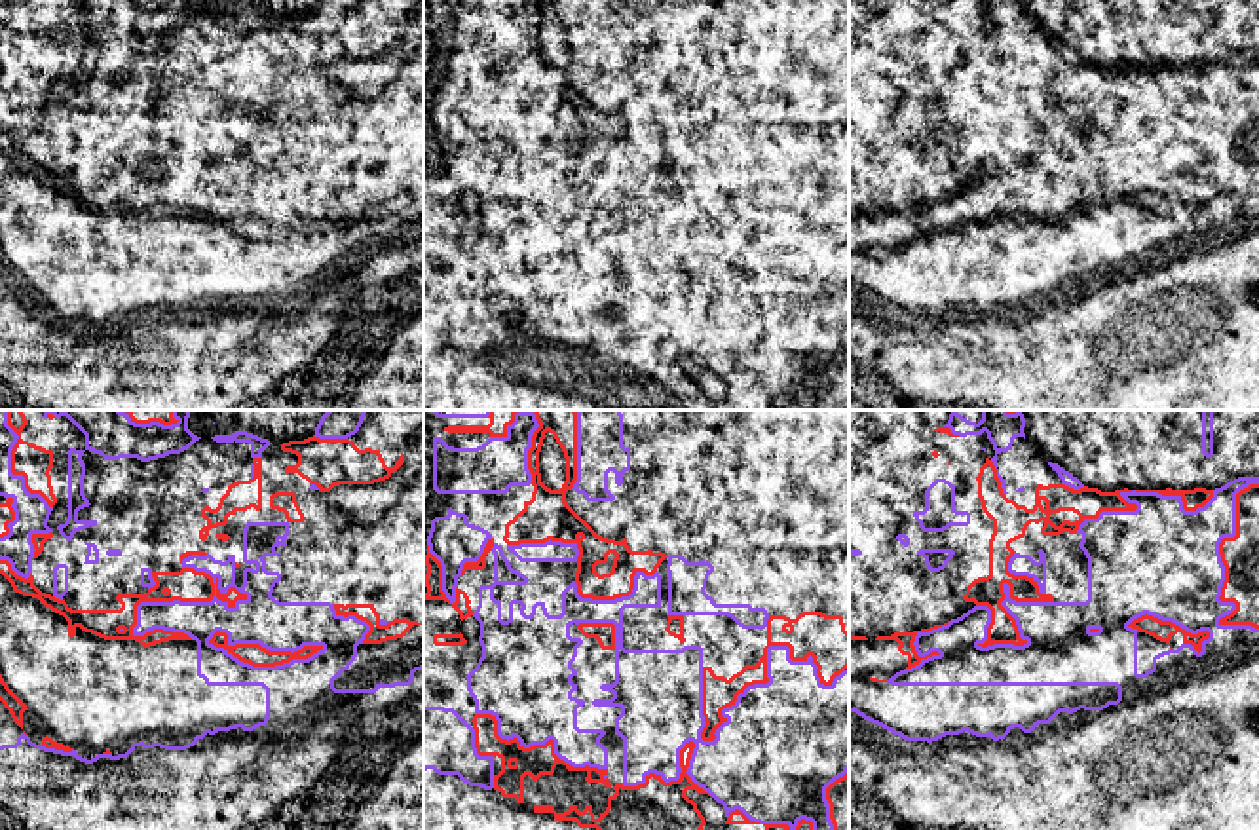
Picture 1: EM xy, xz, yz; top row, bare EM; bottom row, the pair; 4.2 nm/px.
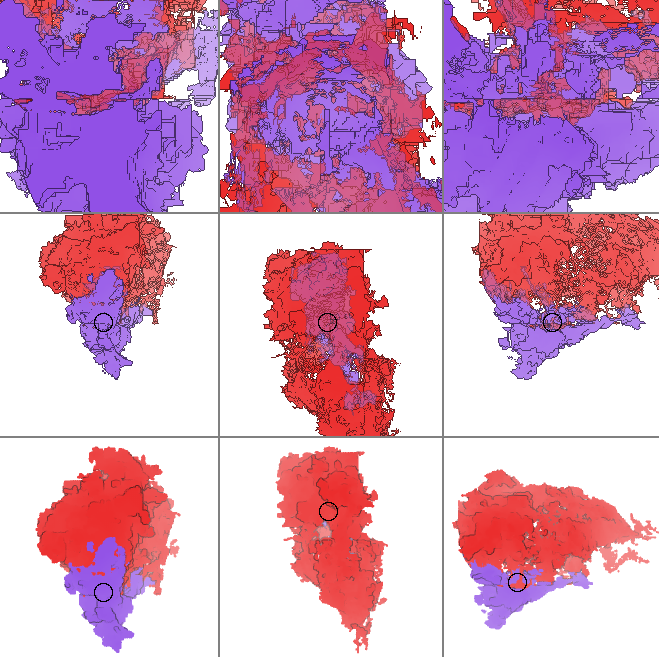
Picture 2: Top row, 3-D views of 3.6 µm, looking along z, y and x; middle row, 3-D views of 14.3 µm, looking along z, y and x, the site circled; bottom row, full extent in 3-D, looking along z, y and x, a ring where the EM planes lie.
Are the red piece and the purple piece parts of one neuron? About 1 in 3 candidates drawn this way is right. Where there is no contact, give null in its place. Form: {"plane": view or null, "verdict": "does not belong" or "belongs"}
{"plane": "xz", "verdict": "does not belong"}

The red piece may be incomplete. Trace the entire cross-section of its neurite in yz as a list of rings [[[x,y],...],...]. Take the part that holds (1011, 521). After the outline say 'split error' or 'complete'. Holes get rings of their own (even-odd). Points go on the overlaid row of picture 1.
[[[1006,410],[1022,412],[1025,418],[1025,439],[1035,450],[1052,463],[1058,463],[1084,486],[1073,490],[1065,484],[1037,484],[1035,505],[1027,509],[1003,494],[997,469],[989,458],[980,467],[978,498],[984,513],[993,520],[989,539],[989,575],[974,579],[963,596],[965,602],[987,606],[991,623],[987,640],[982,648],[993,644],[1024,646],[1016,619],[1001,606],[1005,600],[1003,585],[1010,585],[1010,598],[1016,602],[1054,602],[1052,594],[1041,594],[1033,577],[1014,575],[1008,562],[1014,556],[1012,541],[1025,536],[1031,522],[1044,526],[1043,536],[1077,534],[1086,519],[1098,519],[1101,511],[1136,511],[1122,492],[1158,492],[1162,496],[1179,496],[1185,511],[1204,507],[1213,490],[1238,477],[1259,477],[1259,410],[1213,410],[1213,456],[1202,454],[1202,410]],[[1073,511],[1075,522],[1063,520],[1056,526],[1052,513]]]; split error

